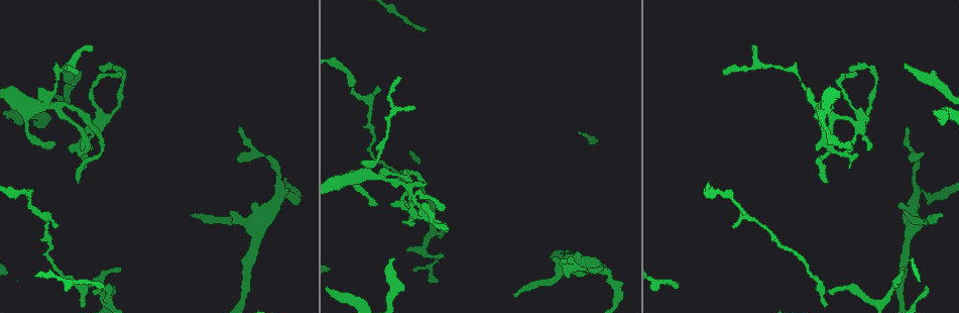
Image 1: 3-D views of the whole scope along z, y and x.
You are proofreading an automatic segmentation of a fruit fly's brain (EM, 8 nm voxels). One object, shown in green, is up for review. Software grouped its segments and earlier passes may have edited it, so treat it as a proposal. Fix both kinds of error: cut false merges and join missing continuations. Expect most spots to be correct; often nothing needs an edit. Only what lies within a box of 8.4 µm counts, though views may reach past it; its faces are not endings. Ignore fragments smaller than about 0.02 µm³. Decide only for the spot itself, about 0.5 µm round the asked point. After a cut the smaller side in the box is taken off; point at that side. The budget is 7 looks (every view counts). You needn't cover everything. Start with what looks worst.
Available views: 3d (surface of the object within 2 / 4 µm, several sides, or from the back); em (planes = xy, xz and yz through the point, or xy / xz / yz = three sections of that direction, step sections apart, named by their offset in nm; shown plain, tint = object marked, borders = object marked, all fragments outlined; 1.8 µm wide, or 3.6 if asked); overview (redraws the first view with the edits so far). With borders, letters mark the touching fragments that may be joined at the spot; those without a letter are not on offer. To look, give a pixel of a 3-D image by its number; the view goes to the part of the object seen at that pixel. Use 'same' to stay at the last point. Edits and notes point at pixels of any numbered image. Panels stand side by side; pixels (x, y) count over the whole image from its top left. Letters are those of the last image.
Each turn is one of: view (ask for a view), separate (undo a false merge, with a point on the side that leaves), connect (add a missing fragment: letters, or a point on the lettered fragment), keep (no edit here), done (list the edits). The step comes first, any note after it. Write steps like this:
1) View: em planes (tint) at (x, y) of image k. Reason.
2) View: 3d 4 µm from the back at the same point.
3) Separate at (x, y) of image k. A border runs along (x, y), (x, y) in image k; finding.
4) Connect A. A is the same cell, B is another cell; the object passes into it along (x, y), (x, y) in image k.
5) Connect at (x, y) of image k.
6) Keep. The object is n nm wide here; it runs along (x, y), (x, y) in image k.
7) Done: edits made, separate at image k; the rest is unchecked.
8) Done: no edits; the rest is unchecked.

View: em planes (borders) at (393, 260) of image 1. Free end.

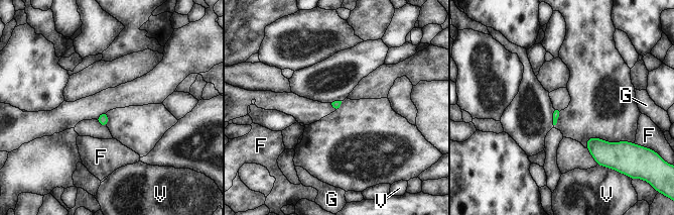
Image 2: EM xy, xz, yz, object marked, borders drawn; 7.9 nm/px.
Keep. F, G and V are other cells; a border runs along (586, 148), (597, 164) in image 2; none of them fits.

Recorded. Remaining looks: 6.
View: 3d 2 µm at (818, 107) of image 1. Two arms at a narrow angle.

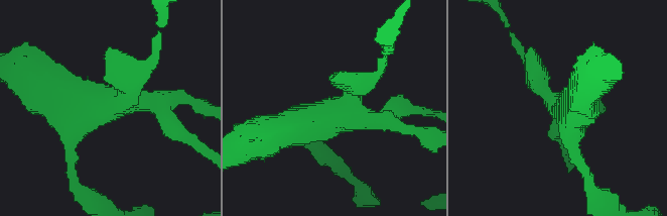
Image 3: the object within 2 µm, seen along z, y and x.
View: em xy step 4 (borders) at (337, 119) of image 3.

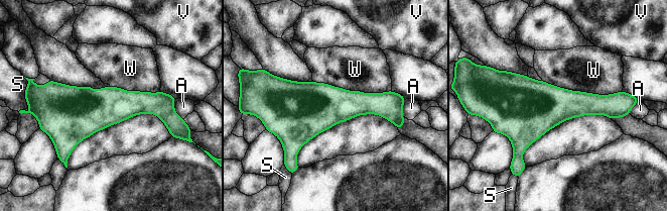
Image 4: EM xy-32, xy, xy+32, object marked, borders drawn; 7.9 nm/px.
Keep. The object is 340 nm wide here; A, S, V and W are other cells; a border runs along (542, 80), (597, 94), (622, 91) in image 4; continuous, no second neuron.

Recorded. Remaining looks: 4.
View: 3d 4 µm at (560, 265) of image 1.

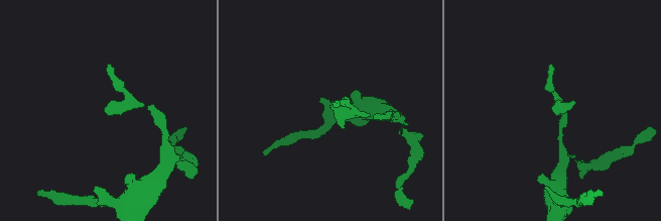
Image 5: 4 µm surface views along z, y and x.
View: em planes (borders) at (330, 108) of image 5.

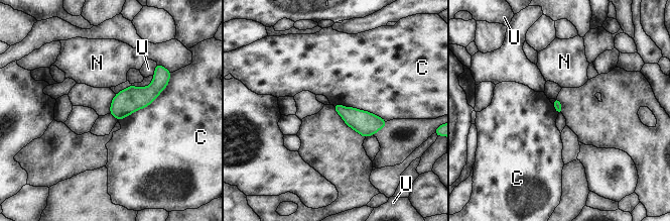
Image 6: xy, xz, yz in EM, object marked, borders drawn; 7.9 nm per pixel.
Keep. C, N and U are other cells; a border runs along (170, 75), (148, 105), (118, 120) in image 6; none of them fits.

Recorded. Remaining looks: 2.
Done: no edits; the rest is unchecked.

